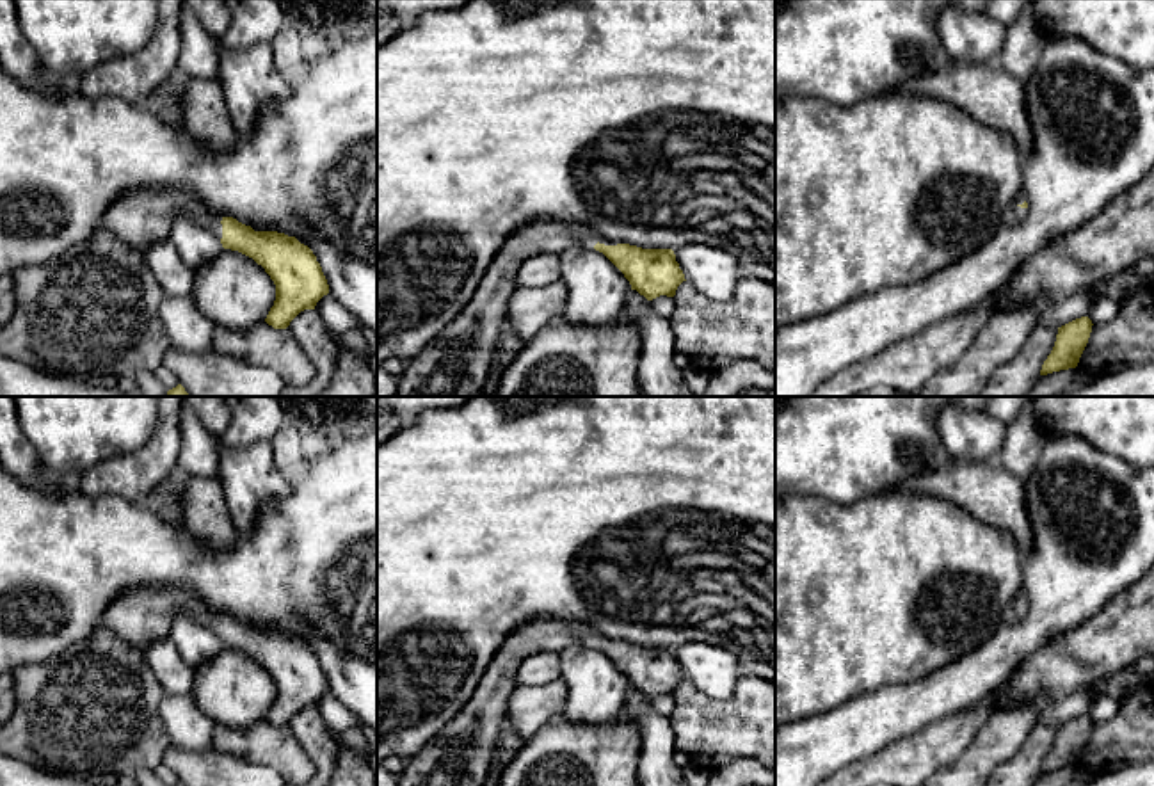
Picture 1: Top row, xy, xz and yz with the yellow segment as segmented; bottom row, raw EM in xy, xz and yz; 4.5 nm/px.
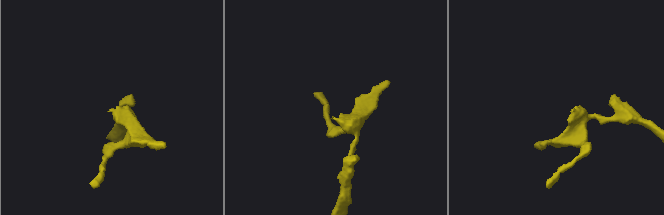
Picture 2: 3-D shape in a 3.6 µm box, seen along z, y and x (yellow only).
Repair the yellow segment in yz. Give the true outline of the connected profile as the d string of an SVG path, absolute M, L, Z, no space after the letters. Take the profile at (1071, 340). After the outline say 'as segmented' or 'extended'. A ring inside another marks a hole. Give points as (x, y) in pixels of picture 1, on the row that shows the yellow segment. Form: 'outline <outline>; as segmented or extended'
outline M1088 317L1076 318L1058 327L1056 341L1042 365L1040 375L1076 368L1092 333Z; as segmented

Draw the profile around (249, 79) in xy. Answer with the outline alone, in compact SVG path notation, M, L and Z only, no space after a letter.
M217 39L217 82L238 135L251 137L256 119L268 101L283 100L292 85L274 64L272 43L228 50Z

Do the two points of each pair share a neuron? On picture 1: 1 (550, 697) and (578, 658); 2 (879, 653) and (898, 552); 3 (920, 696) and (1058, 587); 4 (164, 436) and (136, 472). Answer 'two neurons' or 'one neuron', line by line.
1: two neurons
2: one neuron
3: one neuron
4: one neuron

